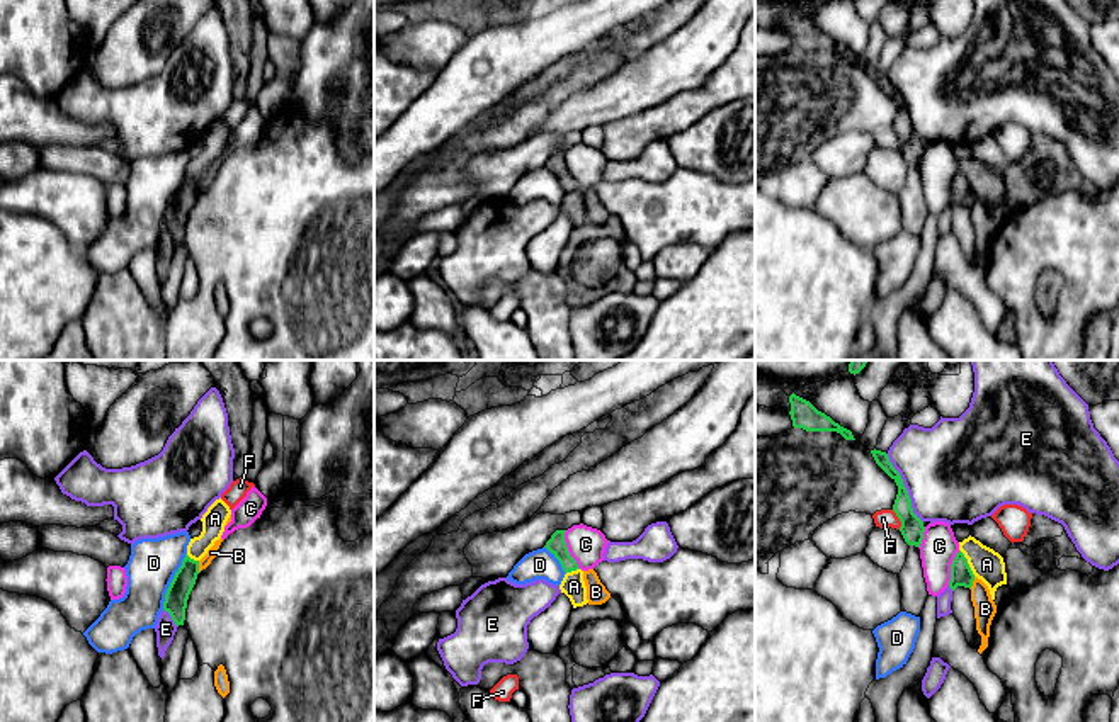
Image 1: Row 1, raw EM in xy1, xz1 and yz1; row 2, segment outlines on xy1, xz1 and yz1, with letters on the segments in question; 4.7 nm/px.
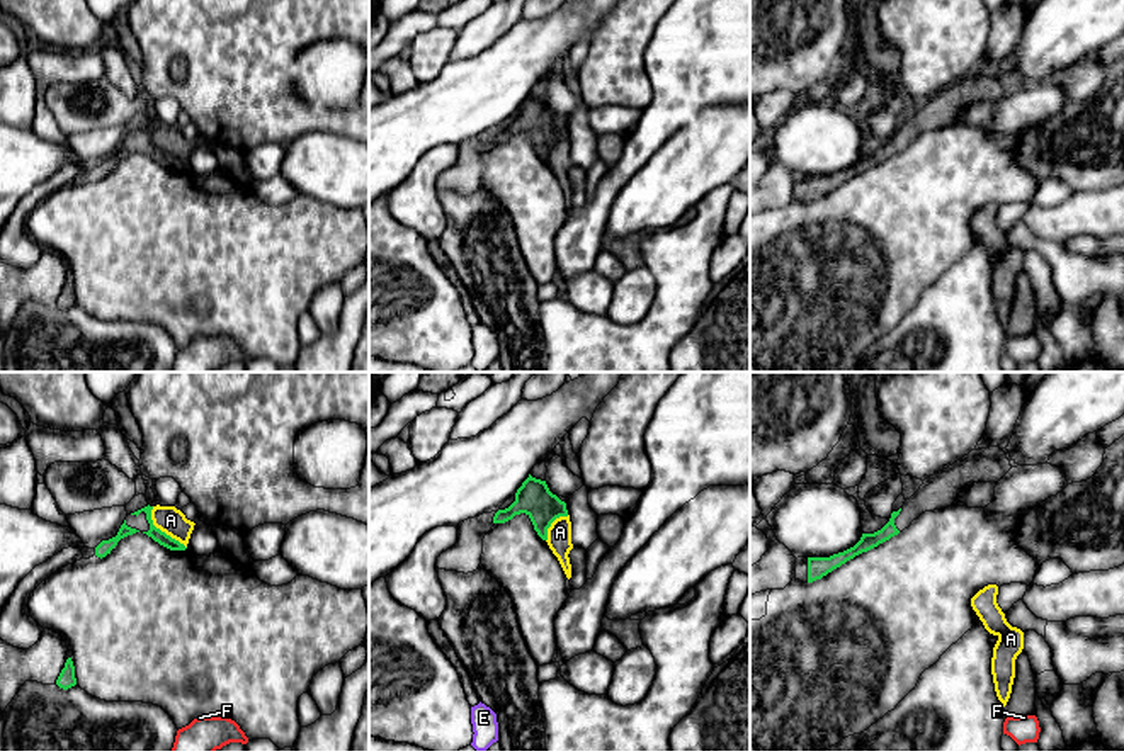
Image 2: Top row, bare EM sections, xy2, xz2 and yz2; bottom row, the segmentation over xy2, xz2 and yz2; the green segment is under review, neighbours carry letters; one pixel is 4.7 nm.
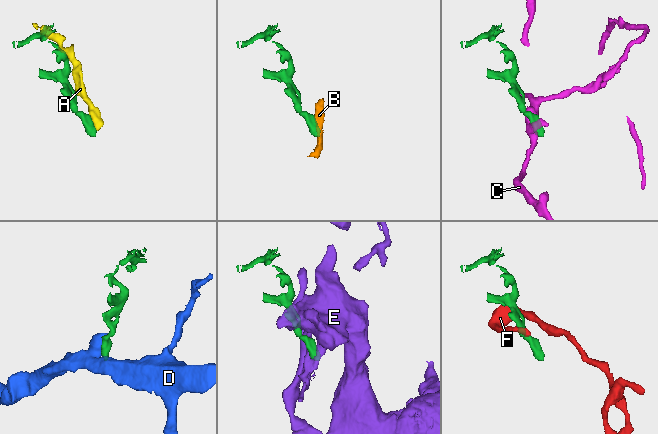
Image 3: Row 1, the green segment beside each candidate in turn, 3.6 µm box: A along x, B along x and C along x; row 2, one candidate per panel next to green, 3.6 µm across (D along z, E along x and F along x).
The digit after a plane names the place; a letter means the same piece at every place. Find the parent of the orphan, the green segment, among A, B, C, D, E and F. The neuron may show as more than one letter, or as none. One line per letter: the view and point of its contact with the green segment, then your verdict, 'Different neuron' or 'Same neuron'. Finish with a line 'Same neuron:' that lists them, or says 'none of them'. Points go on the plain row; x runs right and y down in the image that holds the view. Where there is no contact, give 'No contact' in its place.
A: Touches green at xy2 (160, 150). Different neuron
B: Touches green at yz1 (971, 203). Different neuron
C: Touches green at xz1 (567, 169). Different neuron
D: Touches green at xy1 (172, 201). Different neuron
E: Touches green at yz1 (905, 107). Different neuron
F: Touches green at yz1 (900, 140). Different neuron
Same neuron: none of them

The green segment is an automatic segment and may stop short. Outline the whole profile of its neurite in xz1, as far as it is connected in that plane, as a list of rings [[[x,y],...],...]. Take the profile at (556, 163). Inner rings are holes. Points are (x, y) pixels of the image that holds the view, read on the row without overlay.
[[[556,149],[551,158],[546,161],[546,168],[560,180],[565,192],[571,192],[580,189],[577,180],[570,175],[566,161],[565,161],[566,149]]]

